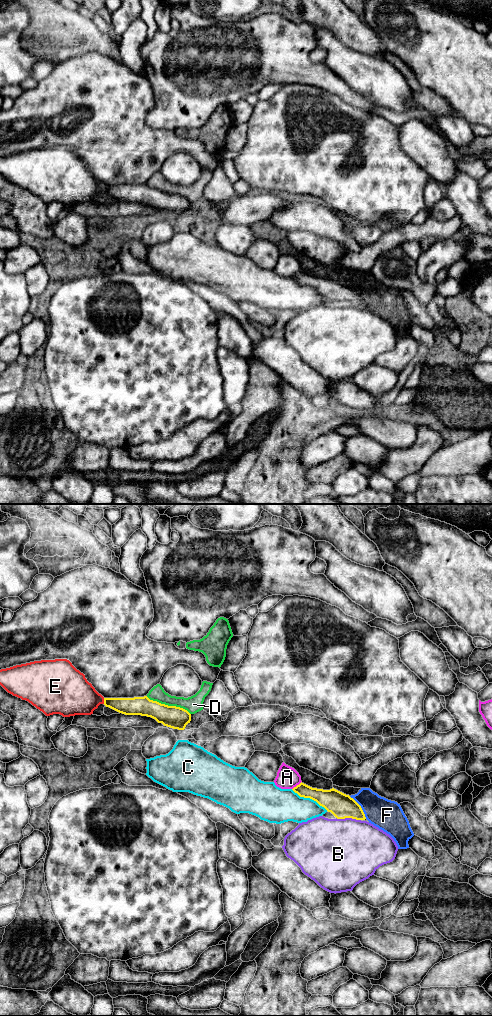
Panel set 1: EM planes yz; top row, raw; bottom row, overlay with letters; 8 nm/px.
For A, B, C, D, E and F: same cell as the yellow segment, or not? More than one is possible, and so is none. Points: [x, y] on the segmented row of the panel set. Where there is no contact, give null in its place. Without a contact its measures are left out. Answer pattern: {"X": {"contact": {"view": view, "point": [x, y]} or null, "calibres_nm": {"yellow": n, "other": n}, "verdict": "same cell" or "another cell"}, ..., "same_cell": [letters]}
{"A": {"contact": {"view": "yz", "point": [297, 785]}, "calibres_nm": {"yellow": 140, "other": 180}, "verdict": "another cell"}, "B": {"contact": {"view": "yz", "point": [348, 817]}, "calibres_nm": {"yellow": 200, "other": 480}, "verdict": "another cell"}, "C": {"contact": {"view": "yz", "point": [309, 797]}, "calibres_nm": {"yellow": 190, "other": 280}, "verdict": "another cell"}, "D": {"contact": {"view": "yz", "point": [167, 705]}, "calibres_nm": {"yellow": 180, "other": 140}, "verdict": "another cell"}, "E": {"contact": {"view": "yz", "point": [104, 701]}, "calibres_nm": {"yellow": 140, "other": 320}, "verdict": "another cell"}, "F": {"contact": {"view": "yz", "point": [360, 807]}, "calibres_nm": {"yellow": 200, "other": 240}, "verdict": "another cell"}, "same_cell": []}

